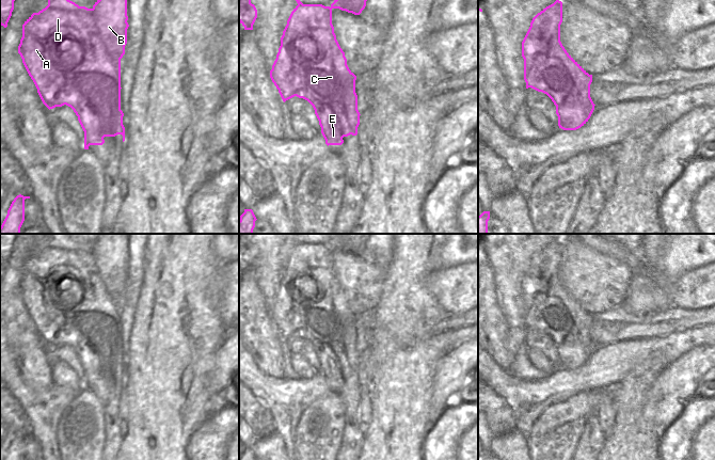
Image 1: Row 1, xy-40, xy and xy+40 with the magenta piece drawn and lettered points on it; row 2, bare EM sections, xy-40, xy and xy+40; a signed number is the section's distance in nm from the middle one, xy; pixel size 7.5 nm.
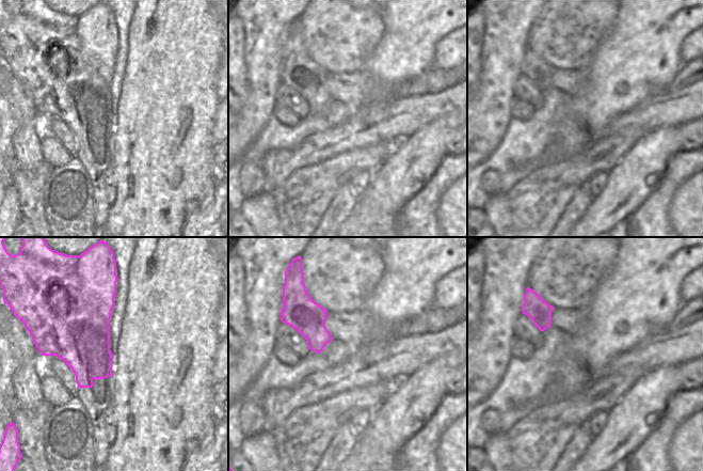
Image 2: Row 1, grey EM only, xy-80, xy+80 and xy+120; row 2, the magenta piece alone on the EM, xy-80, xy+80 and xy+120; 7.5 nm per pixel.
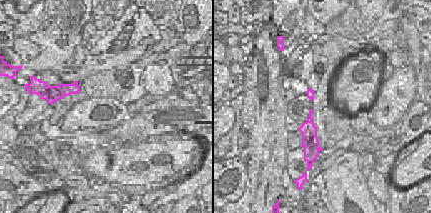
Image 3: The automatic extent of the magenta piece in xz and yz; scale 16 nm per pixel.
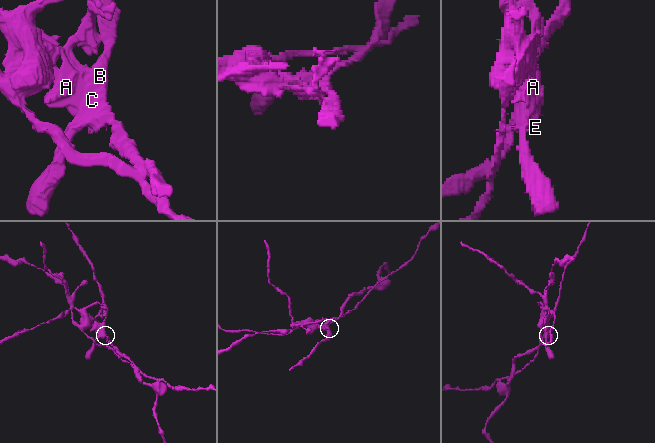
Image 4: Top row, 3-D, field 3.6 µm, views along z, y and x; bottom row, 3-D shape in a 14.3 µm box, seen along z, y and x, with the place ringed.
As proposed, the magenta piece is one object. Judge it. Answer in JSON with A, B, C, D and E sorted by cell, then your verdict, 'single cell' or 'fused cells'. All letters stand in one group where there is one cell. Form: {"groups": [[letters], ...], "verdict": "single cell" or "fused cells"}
{"groups": [["A", "D"], ["B", "C", "E"]], "verdict": "fused cells"}

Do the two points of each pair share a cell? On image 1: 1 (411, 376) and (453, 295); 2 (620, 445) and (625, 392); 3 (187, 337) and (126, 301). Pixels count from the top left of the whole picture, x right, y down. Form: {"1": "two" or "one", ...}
{"1": "two", "2": "one", "3": "two"}

